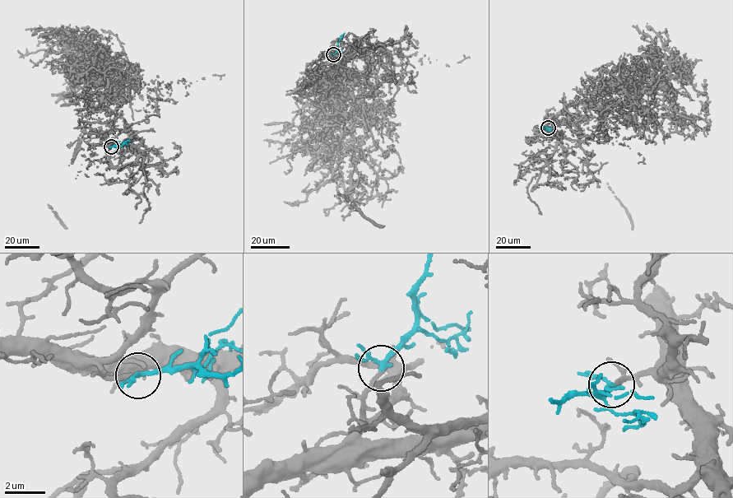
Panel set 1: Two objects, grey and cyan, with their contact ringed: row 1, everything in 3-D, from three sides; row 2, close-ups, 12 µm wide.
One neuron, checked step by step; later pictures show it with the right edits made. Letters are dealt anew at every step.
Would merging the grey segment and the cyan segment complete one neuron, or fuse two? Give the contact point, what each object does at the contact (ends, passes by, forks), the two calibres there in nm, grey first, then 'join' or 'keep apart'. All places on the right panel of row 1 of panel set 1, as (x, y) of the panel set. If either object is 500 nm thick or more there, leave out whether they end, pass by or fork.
at (548, 127); grey ends there; cyan passes by; 200 nm thick on the grey side, 190 nm on the other; join

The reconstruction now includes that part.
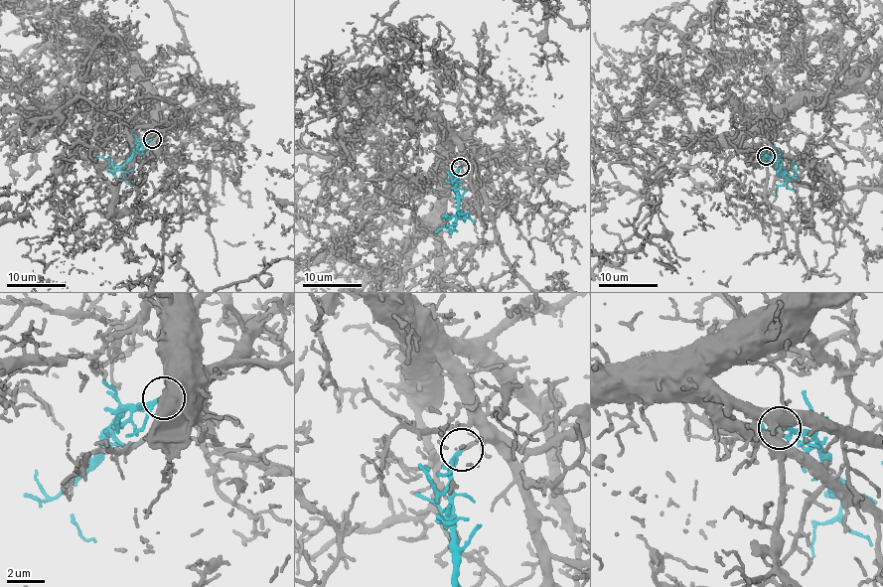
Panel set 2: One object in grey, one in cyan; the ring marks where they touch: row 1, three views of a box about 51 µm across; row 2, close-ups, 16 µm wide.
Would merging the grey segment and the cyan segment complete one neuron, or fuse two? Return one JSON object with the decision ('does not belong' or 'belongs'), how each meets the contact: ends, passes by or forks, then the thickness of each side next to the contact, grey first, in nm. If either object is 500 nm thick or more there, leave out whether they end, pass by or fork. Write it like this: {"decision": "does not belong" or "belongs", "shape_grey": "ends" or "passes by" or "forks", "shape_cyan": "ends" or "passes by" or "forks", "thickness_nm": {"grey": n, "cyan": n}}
{"decision": "belongs", "shape_grey": "ends", "shape_cyan": "passes by", "thickness_nm": {"grey": 220, "cyan": 180}}

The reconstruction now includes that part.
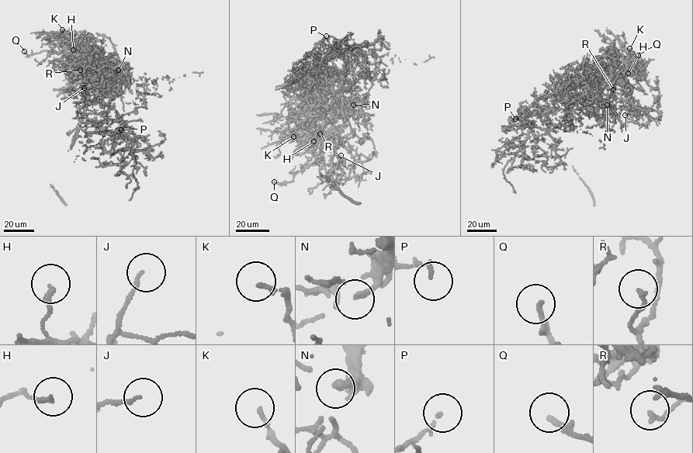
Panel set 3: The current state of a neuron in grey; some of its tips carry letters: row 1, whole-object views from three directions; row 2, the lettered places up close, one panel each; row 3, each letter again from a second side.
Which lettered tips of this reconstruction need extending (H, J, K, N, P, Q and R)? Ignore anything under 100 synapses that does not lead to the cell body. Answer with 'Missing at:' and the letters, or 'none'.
Missing at: none

